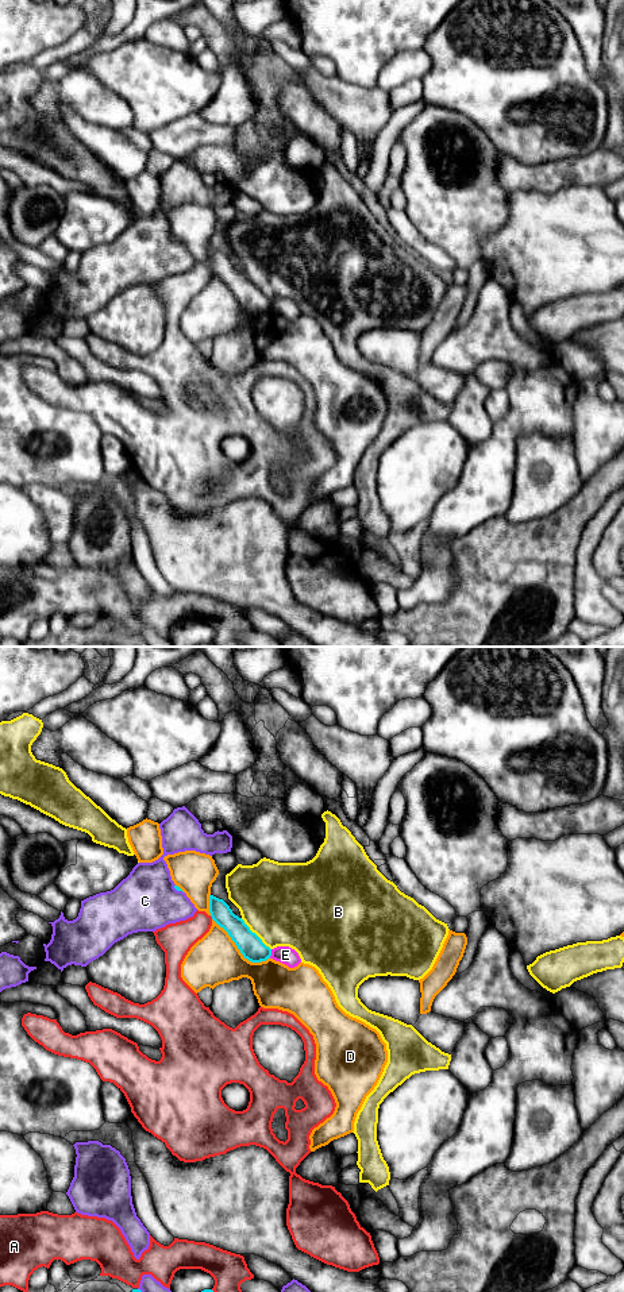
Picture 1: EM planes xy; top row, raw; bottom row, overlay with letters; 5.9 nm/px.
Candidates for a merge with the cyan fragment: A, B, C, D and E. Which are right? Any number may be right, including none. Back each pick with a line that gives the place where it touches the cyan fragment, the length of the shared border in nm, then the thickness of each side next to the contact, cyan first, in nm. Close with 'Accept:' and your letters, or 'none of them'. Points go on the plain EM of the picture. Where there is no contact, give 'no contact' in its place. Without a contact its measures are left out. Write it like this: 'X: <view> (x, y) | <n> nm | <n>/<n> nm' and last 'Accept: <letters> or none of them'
Accept: none of them

